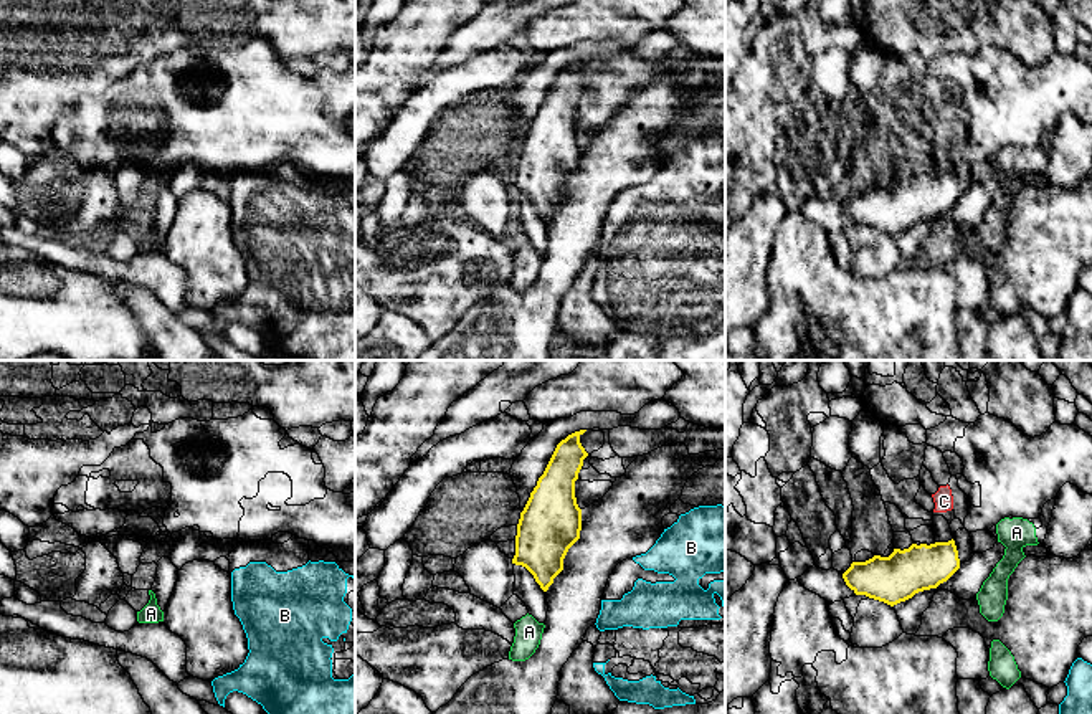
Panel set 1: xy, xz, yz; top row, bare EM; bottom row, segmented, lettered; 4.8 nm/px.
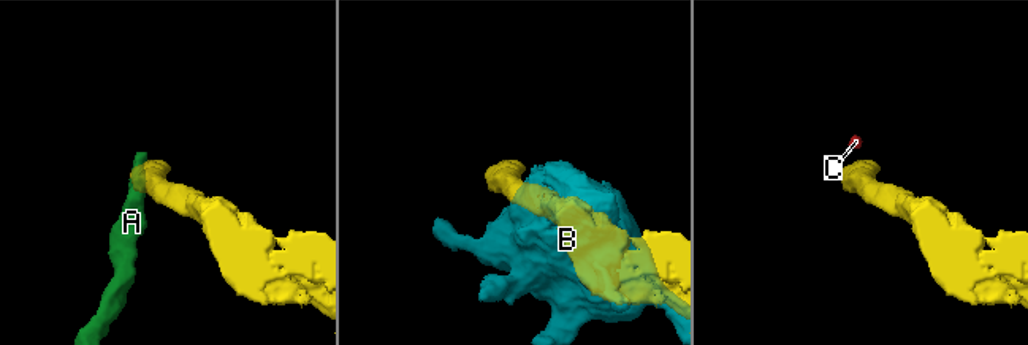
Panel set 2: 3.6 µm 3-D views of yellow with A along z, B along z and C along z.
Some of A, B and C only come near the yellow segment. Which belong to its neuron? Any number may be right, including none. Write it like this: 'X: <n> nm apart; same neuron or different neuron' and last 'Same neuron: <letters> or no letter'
A: 140 nm apart; different neuron
B: 240 nm apart; different neuron
C: 140 nm apart; different neuron
Same neuron: no letter

